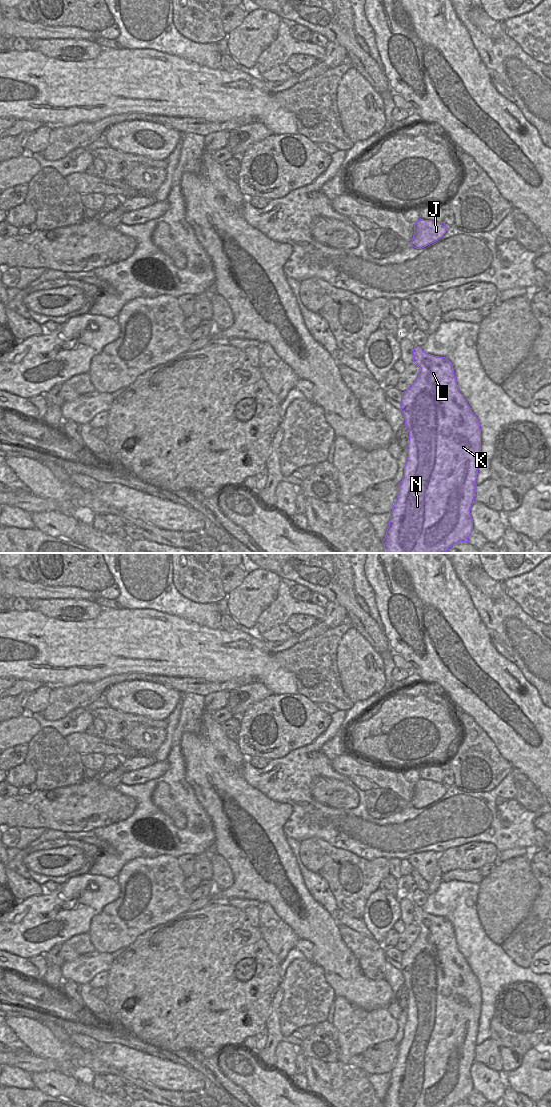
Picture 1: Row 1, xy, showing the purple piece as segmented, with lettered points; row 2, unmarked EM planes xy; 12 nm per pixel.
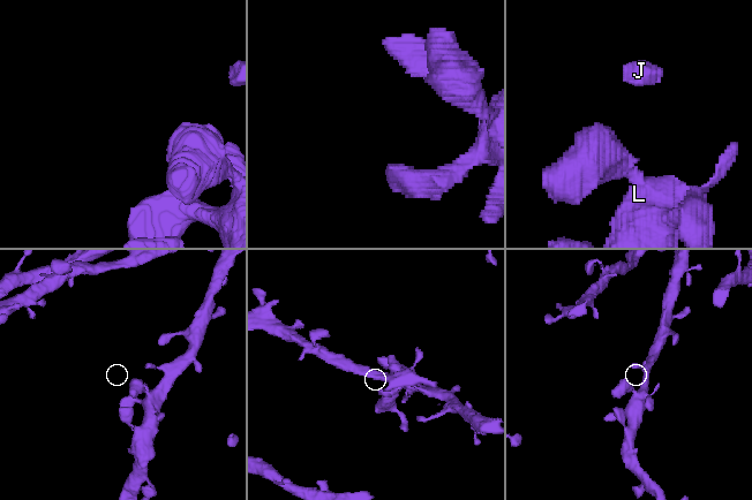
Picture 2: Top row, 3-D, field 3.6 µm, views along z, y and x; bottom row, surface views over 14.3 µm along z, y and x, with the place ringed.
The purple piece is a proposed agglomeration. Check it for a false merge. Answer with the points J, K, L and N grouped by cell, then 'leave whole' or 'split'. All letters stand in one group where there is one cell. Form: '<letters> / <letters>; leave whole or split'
J K L N; leave whole

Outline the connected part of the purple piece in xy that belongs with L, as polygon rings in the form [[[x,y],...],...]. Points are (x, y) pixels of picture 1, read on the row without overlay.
[[[414,906],[413,922],[420,932],[409,949],[402,952],[400,962],[405,986],[409,992],[406,1008],[408,1017],[382,1103],[384,1107],[451,1107],[459,1102],[468,1102],[473,1091],[470,1067],[475,1063],[478,1021],[481,1014],[480,983],[460,953],[453,925],[447,918],[427,914],[420,906]]]

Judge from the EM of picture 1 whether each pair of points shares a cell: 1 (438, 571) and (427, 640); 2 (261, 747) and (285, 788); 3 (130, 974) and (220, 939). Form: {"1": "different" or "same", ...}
{"1": "same", "2": "different", "3": "same"}

